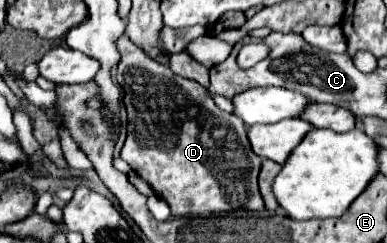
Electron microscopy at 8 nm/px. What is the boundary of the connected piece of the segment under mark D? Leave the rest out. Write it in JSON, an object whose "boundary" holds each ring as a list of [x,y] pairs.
{"boundary":[[[126,34],[116,40],[116,46],[122,52],[116,80],[124,90],[128,112],[128,136],[120,158],[152,186],[158,198],[164,198],[172,216],[188,218],[210,212],[264,210],[258,192],[262,160],[250,148],[244,122],[222,112],[204,86],[176,76],[166,64],[148,58]]]}

